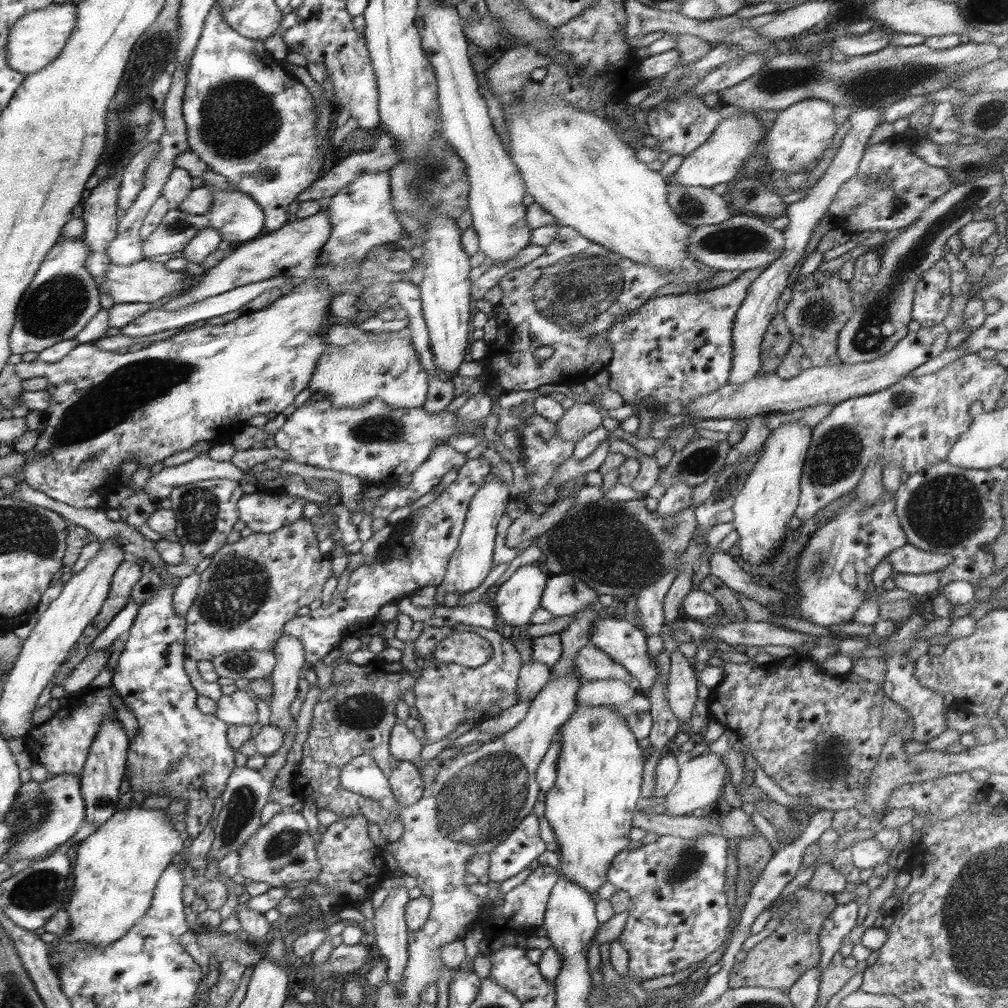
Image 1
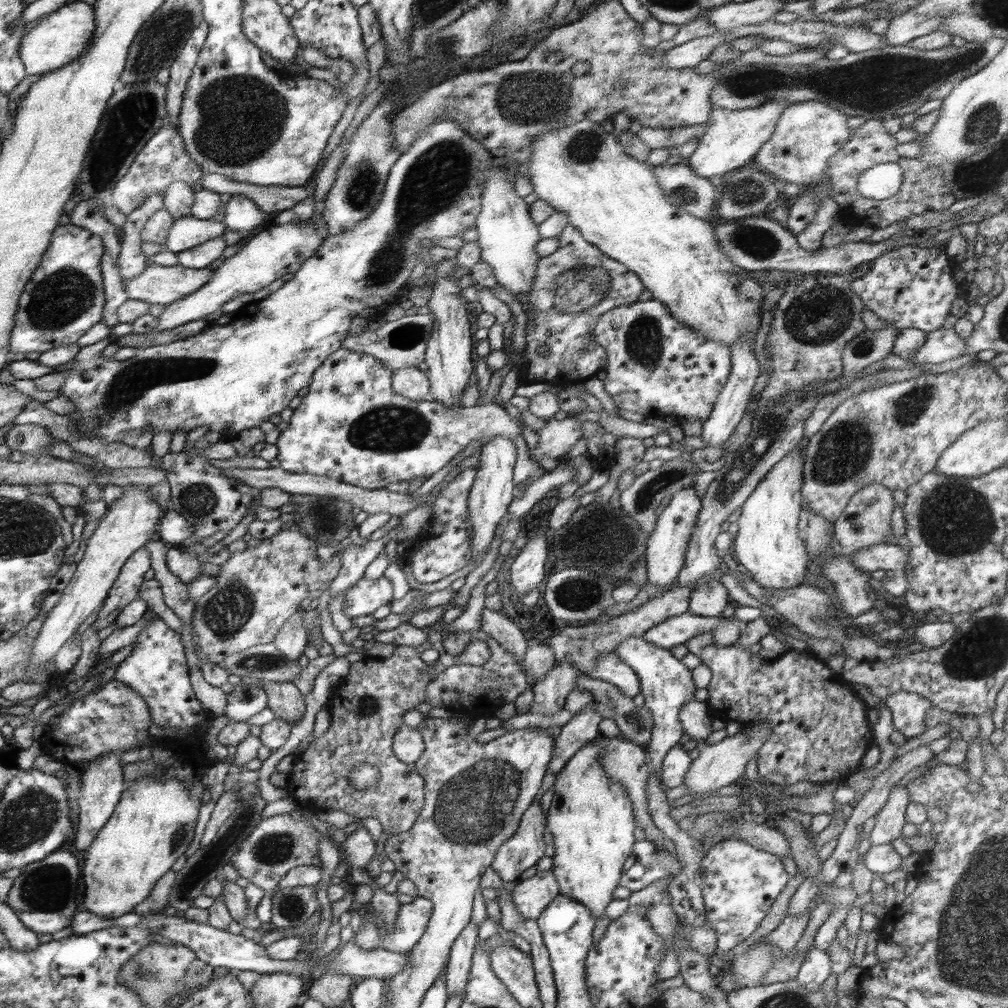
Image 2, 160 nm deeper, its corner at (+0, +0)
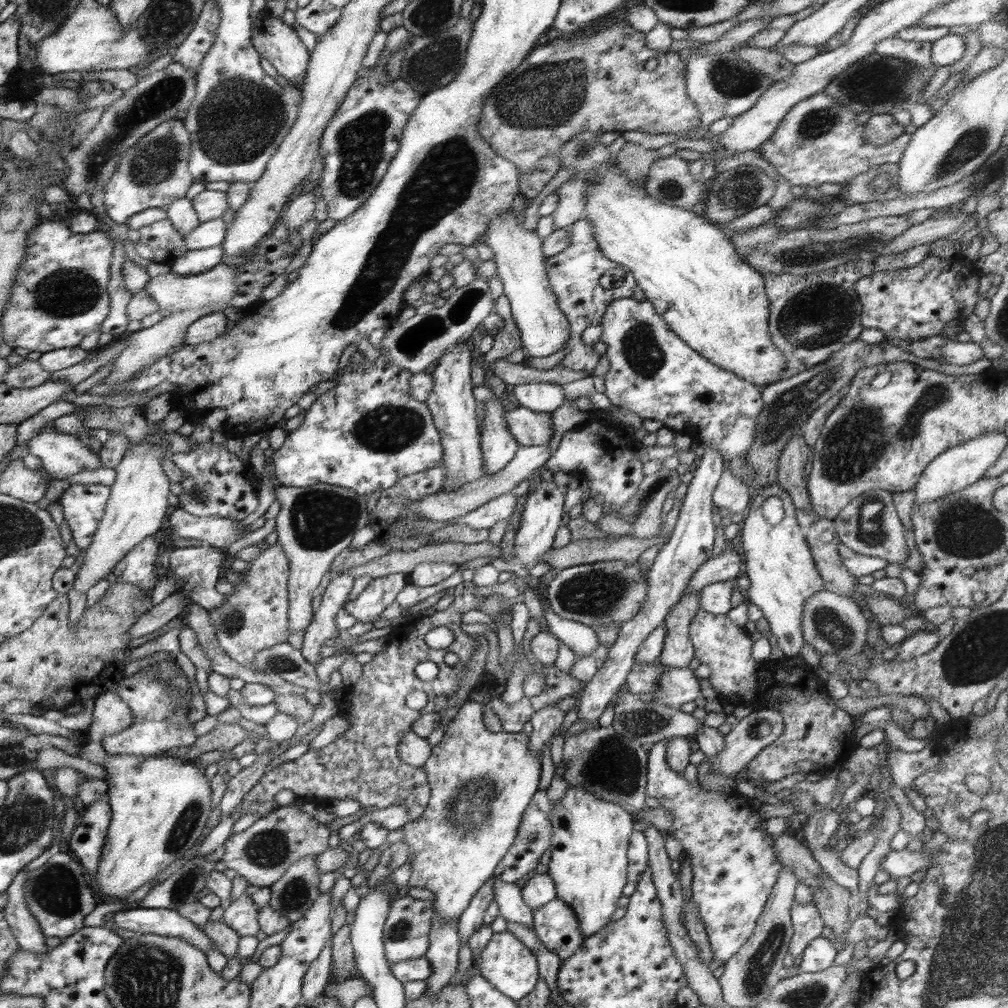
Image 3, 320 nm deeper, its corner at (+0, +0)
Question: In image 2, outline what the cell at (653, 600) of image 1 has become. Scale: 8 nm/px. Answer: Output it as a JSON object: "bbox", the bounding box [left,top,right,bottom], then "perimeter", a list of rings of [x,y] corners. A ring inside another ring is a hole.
{"bbox":[645,490,701,586],"perimeter":[[[682,490],[675,492],[672,499],[656,521],[654,532],[647,540],[645,561],[647,564],[647,582],[658,586],[668,586],[677,579],[685,563],[685,554],[689,539],[697,524],[697,516],[701,509],[701,499],[695,490]]]}

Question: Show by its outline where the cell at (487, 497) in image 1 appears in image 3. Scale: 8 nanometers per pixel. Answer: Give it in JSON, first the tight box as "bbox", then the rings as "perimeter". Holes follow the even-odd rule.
{"bbox":[480,400,519,476],"perimeter":[[[484,400],[484,422],[480,426],[482,468],[486,475],[494,476],[514,459],[519,445],[510,434],[504,420],[504,408],[500,402]]]}

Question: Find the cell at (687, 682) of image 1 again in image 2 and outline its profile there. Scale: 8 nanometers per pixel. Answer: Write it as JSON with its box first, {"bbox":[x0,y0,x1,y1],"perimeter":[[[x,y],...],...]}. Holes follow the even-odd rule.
{"bbox":[679,698,714,740],"perimeter":[[[693,698],[682,706],[679,712],[679,719],[683,726],[686,738],[692,740],[706,740],[714,730],[712,729],[712,719],[708,715],[709,704],[699,702]]]}

